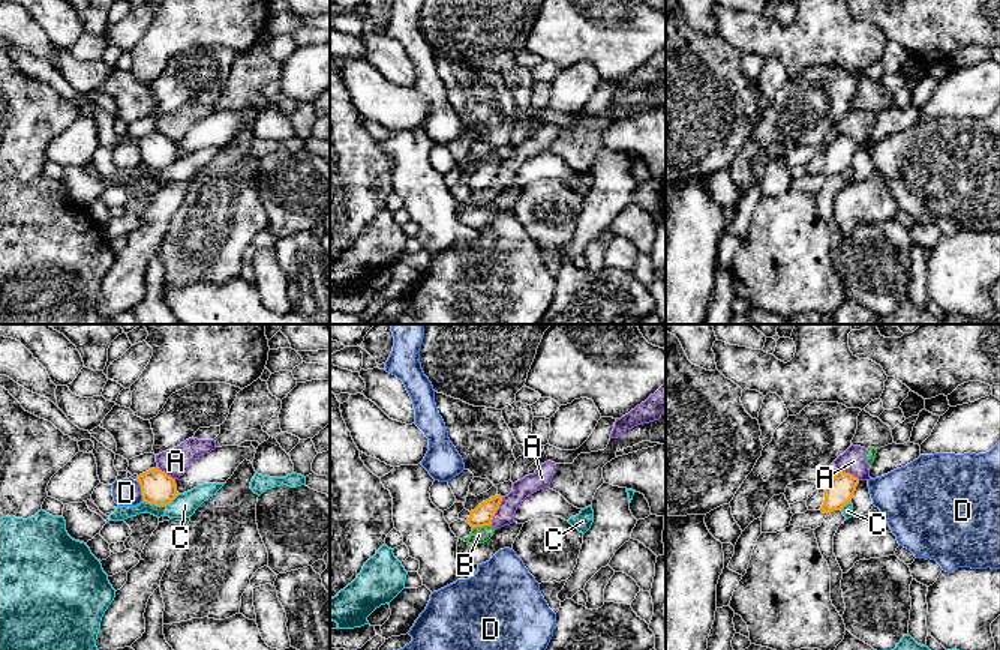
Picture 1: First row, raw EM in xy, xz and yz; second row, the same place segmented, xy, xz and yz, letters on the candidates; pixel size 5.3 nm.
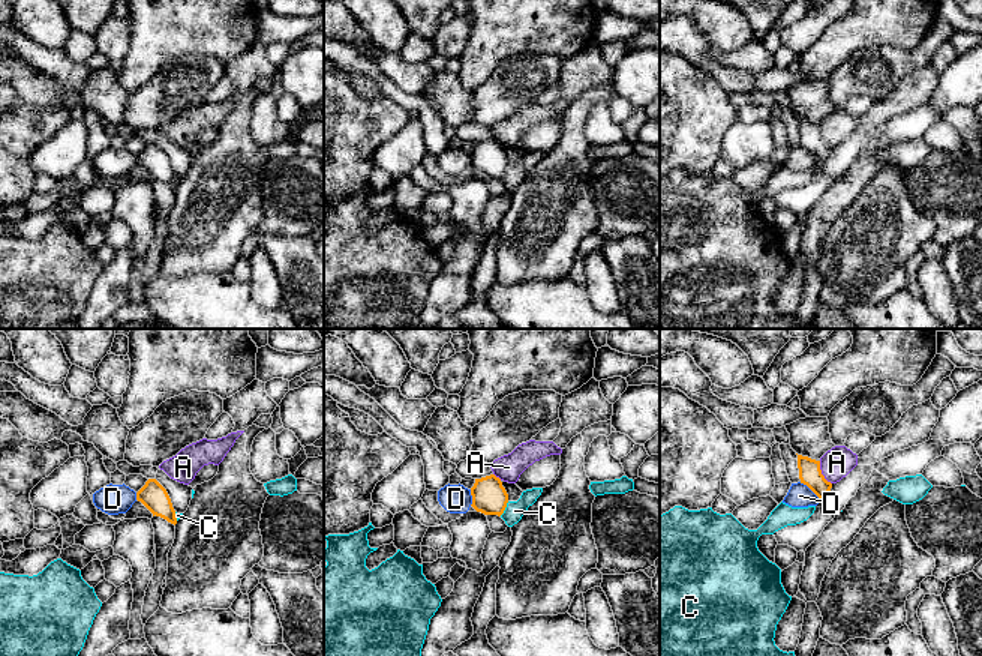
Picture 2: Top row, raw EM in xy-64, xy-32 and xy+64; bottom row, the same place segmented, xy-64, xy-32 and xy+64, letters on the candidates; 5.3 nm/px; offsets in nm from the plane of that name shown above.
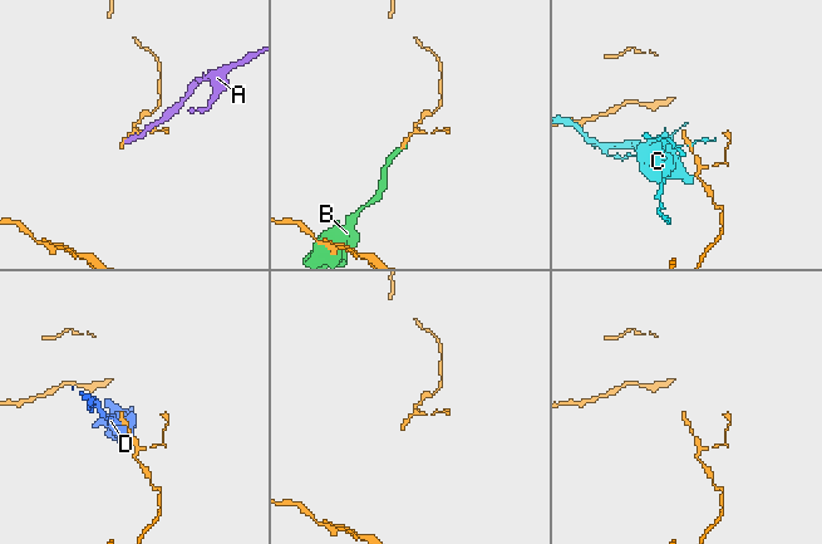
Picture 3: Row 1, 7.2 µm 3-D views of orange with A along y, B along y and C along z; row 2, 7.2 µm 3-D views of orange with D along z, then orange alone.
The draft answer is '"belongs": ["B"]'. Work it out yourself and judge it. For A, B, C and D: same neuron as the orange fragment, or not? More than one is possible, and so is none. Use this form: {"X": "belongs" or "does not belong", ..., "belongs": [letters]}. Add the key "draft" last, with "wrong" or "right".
{"A": "does not belong", "B": "does not belong", "C": "does not belong", "D": "does not belong", "belongs": [], "draft": "wrong"}

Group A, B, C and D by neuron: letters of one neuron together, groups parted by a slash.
A B / C / D

